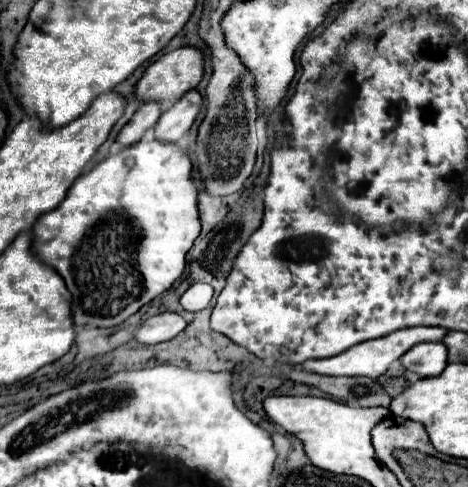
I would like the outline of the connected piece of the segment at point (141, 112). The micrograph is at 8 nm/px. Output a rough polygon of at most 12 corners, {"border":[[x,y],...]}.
{"border":[[143,104],[117,134],[125,148],[137,144],[161,116],[161,106]]}

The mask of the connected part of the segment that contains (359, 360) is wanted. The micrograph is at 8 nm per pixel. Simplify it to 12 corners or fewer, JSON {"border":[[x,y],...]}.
{"border":[[405,328],[301,368],[377,382],[415,344],[439,342],[447,330]]}

